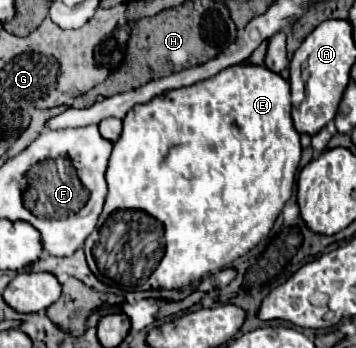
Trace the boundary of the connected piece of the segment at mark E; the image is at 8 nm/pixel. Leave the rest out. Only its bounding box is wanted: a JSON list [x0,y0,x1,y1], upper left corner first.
[84,64,302,290]

